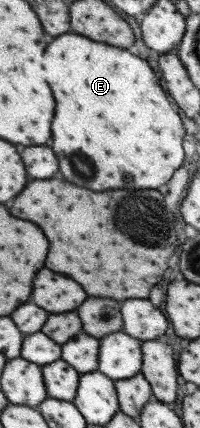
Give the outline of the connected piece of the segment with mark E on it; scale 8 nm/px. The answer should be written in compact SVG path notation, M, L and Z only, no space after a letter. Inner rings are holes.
M61 34L45 48L43 70L49 68L45 84L57 96L63 122L51 122L51 150L57 150L59 174L95 192L107 188L163 186L173 168L181 166L183 126L147 62L77 34ZM65 108L65 112L61 112ZM77 152L77 154L73 154Z

